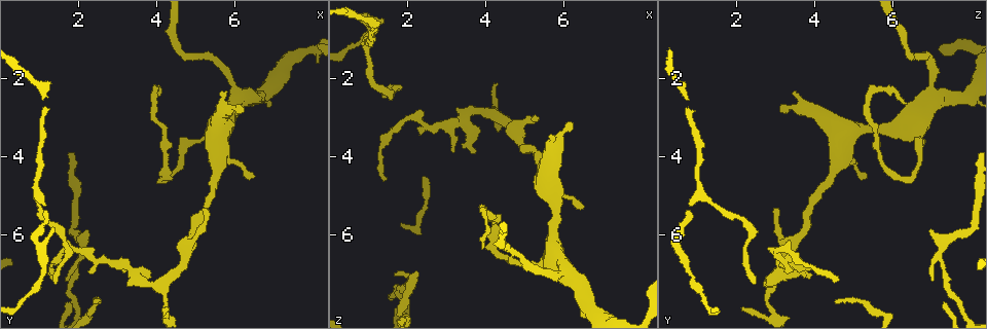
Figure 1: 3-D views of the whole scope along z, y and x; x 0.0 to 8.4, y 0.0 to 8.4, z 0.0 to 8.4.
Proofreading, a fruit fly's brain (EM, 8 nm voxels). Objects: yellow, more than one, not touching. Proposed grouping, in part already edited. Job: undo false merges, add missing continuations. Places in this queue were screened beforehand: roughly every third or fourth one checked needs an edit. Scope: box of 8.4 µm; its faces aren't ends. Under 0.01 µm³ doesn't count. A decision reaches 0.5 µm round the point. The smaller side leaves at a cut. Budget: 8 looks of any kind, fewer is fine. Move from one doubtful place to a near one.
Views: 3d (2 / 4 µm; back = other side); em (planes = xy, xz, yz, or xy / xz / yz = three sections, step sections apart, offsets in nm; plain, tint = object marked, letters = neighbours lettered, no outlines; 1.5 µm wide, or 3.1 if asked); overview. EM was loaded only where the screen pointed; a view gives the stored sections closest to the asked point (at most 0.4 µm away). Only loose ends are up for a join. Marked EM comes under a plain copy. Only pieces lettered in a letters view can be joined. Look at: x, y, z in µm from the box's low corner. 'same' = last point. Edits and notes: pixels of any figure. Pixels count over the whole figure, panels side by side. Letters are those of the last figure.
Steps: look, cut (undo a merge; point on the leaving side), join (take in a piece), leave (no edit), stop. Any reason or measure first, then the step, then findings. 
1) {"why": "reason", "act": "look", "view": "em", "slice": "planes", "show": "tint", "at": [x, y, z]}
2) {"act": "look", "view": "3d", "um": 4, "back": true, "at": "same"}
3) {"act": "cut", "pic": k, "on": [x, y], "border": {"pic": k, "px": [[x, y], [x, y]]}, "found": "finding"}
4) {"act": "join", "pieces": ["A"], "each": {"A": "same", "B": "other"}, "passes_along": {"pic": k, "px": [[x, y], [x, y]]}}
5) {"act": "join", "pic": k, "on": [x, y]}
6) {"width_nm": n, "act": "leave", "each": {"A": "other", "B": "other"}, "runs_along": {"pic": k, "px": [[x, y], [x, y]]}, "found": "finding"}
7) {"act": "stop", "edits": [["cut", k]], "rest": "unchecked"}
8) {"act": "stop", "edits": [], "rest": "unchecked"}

{"why": "an open end", "act": "look", "view": "em", "slice": "planes", "show": "letters", "at": [1.40, 7.10, 4.55]}

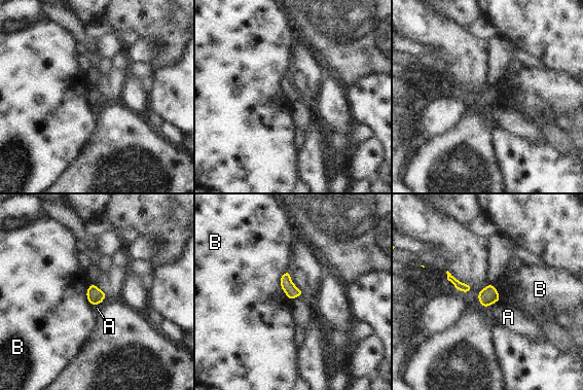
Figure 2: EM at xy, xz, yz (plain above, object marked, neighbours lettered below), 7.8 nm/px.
{"width_nm": 100, "act": "leave", "each": {"A": "other", "B": "other"}, "border": {"pic": 2, "px": [[287, 270], [280, 286], [290, 299]]}, "found": "none of them fits"}

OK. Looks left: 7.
{"why": "branch stops here", "act": "look", "view": "em", "slice": "planes", "show": "letters", "at": [1.70, 7.15, 7.00]}

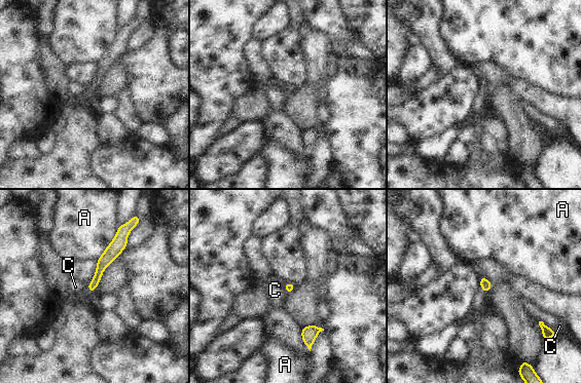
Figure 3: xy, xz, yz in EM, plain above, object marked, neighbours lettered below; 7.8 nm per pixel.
{"longest_contact_nm": ["A", 320], "act": "leave", "each": {"A": "other", "C": "other"}, "runs_along": {"pic": 3, "px": [[122, 235], [102, 263], [91, 289]]}, "found": "no lettered piece goes on from it"}

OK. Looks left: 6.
{"why": "an open end", "act": "look", "view": "em", "slice": "yz", "step": 4, "show": "tint", "at": [1.45, 7.25, 2.50]}

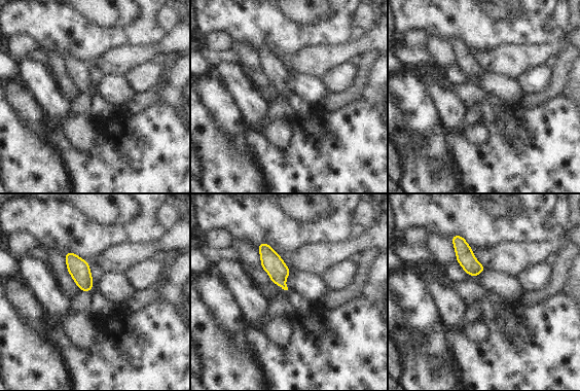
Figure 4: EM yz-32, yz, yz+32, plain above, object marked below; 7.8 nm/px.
{"act": "look", "view": "em", "slice": "planes", "show": "letters", "at": "same"}

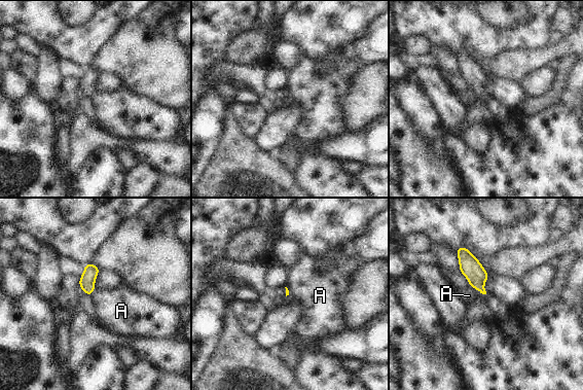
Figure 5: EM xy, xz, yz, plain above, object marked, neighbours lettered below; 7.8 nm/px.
{"act": "leave", "each": {"A": "other"}, "border": {"pic": 5, "px": [[469, 285], [485, 294]]}, "found": "no lettered piece goes on from it"}

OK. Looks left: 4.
{"act": "stop", "edits": [], "rest": "unchecked"}

